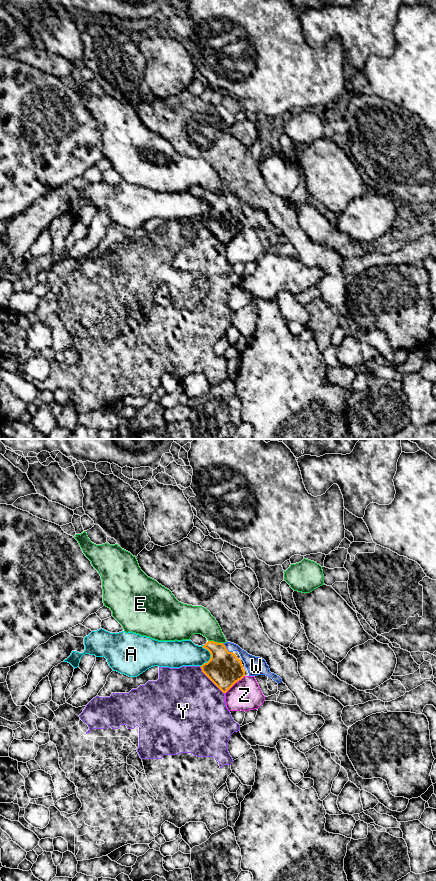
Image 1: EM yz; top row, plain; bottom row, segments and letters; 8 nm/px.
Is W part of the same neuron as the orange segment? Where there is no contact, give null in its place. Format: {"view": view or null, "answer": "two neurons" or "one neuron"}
{"view": "yz", "answer": "one neuron"}

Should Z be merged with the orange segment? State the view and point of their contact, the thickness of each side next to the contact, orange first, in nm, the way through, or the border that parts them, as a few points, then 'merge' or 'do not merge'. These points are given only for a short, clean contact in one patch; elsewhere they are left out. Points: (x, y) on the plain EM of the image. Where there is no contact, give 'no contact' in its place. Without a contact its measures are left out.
yz (234, 235) | 280/240 nm | along yz (244, 227), (225, 245) | do not merge

